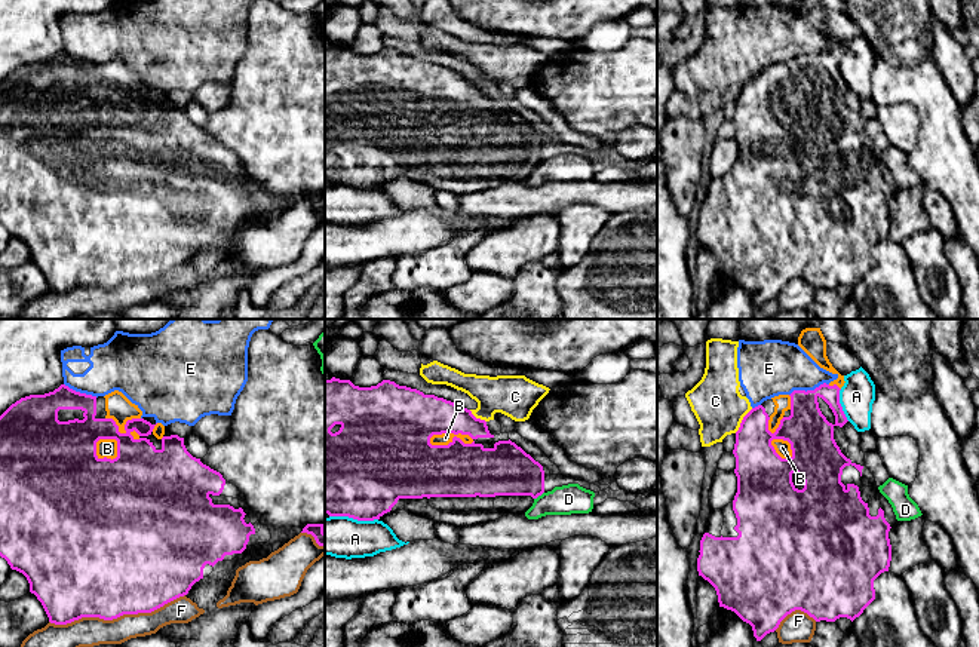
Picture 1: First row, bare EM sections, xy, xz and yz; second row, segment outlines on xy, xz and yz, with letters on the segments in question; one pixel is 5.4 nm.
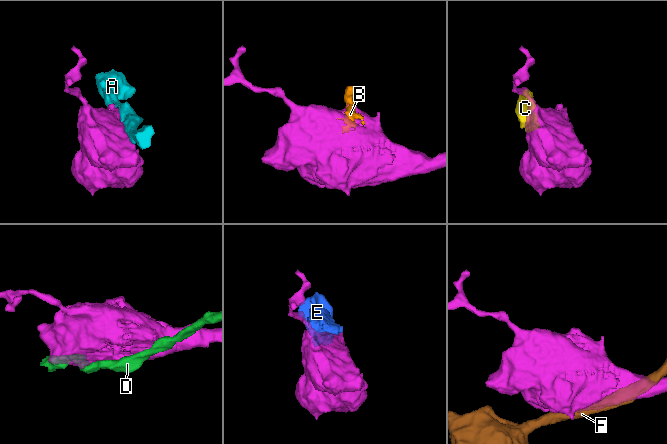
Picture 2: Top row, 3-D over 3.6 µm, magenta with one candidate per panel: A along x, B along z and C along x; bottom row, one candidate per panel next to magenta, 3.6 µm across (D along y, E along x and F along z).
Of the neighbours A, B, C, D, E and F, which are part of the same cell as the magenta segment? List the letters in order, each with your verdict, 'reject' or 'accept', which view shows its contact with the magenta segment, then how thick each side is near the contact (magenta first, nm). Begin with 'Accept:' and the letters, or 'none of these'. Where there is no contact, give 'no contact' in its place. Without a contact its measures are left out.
Accept: B
A: reject; meets magenta in xz; 500 nm thick on the magenta side, 220 nm on the other
B: accept; meets magenta in xz; 320 nm thick on the magenta side, 60 nm on the other
C: reject; meets magenta in yz; 240 nm thick on the magenta side, 280 nm on the other
D: reject; meets magenta in xz; 280 nm thick on the magenta side, 160 nm on the other
E: reject; meets magenta in yz; 240 nm thick on the magenta side, 300 nm on the other
F: reject; meets magenta in xy; 480 nm thick on the magenta side, 160 nm on the other

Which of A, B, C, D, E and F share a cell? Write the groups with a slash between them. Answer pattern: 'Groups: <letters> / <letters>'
Groups: A / B / C E / D / F

